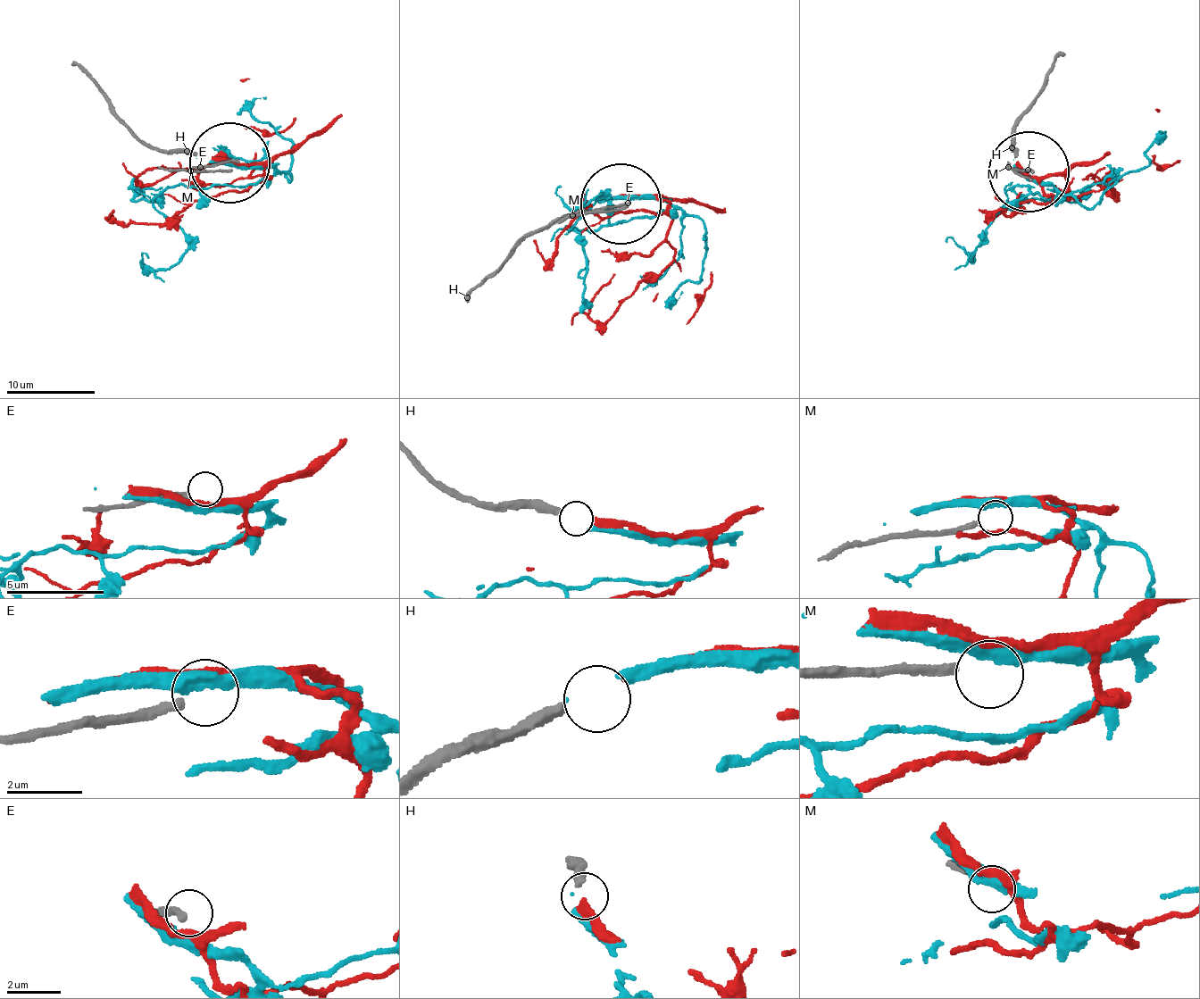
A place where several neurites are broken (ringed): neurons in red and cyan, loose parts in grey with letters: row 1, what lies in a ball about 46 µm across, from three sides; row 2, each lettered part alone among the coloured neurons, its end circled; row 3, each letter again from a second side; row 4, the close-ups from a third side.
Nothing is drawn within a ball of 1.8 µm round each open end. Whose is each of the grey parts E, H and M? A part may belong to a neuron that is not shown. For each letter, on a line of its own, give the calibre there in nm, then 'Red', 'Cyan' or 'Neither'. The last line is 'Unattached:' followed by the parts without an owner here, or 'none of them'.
E: Thickness 280 nm. Neither
H: Thickness 320 nm. Red
M: Thickness 240 nm. Neither
Unattached: E, M

